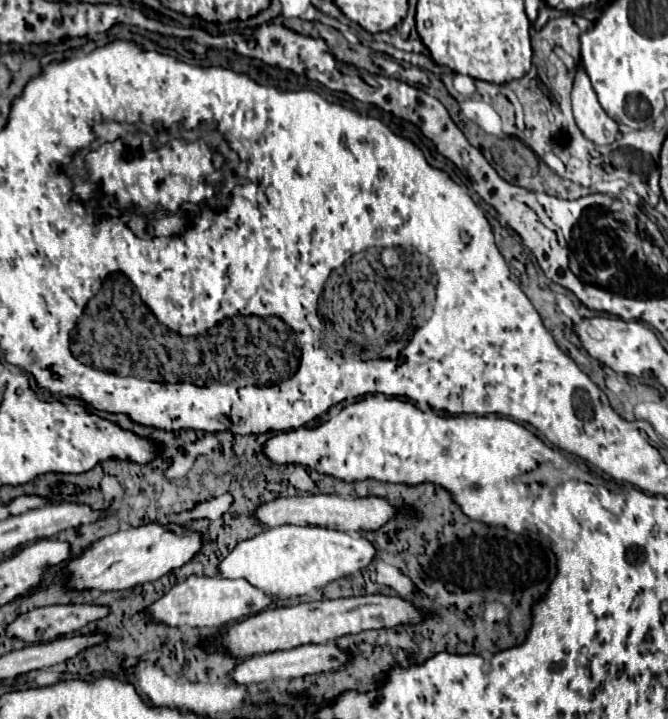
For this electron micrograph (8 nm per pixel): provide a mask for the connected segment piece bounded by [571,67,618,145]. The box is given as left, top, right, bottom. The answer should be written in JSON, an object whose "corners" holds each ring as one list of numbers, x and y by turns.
{"corners":[[582,67,576,71,573,80,571,102,576,125,584,137,596,145,610,145,618,133,618,123,600,107,592,83]]}

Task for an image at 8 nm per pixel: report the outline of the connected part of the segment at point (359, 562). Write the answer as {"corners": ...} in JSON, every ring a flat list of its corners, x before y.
{"corners":[[282,525,262,531,260,535,240,541,218,565,218,575,224,579,246,579,256,589,274,599,302,597,314,589,348,577,370,565,376,549,360,535,348,535,326,527]]}

